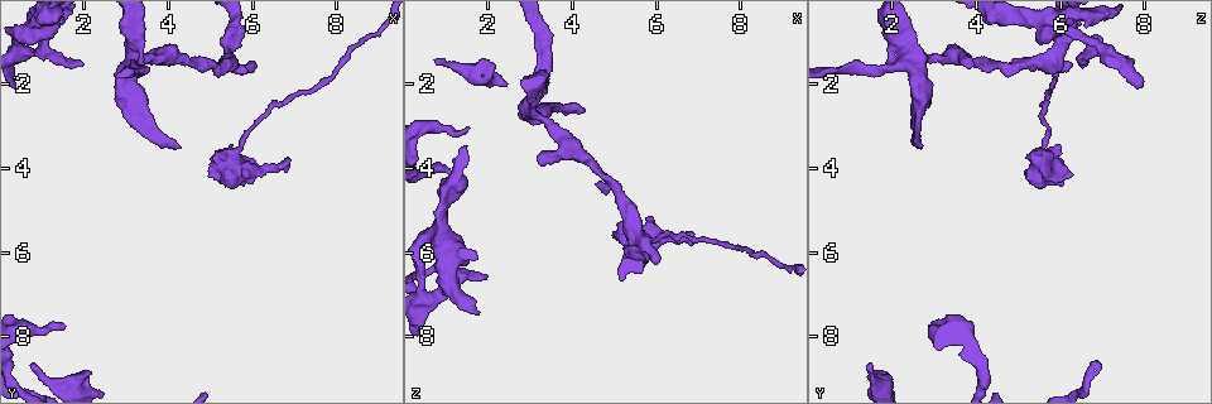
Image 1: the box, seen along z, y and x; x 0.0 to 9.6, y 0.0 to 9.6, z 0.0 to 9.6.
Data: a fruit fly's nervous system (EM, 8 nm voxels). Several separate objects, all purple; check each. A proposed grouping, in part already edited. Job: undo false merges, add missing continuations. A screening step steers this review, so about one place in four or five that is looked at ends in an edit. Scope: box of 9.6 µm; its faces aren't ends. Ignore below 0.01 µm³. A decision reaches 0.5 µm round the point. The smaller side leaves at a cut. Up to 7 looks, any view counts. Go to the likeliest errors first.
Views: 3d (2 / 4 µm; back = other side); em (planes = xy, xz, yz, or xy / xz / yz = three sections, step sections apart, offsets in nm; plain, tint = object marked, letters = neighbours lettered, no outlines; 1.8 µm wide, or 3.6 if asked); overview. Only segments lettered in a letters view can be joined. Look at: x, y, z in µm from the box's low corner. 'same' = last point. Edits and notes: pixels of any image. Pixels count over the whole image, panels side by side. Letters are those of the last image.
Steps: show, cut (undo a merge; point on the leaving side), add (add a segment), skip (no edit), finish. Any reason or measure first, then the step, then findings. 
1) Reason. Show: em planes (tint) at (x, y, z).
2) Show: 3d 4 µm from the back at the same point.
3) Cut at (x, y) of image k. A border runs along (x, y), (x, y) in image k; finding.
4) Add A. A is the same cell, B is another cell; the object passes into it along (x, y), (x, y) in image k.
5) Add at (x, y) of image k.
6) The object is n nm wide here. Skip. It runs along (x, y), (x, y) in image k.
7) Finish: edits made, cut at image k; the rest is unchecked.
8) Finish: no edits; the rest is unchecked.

Branch stops here. Show: em planes (plain) at (1.55, 7.75, 3.00).

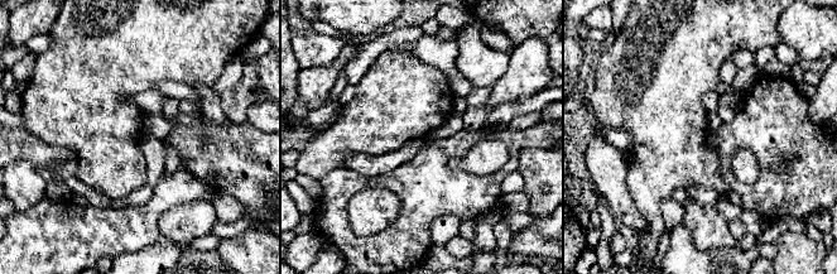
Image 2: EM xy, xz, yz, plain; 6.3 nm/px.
Show: em planes (letters) at the same point.

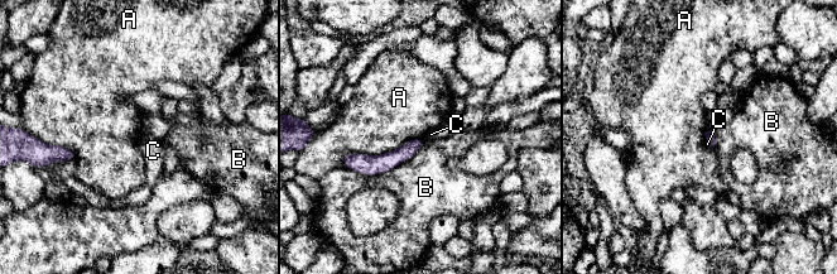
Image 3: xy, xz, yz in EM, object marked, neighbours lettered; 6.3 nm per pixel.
Skip. A, B and C are other cells; it runs along (421, 142), (386, 162), (349, 158) in image 3; no lettered segment goes on from it.

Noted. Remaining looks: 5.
Free end. Show: em xy step 16 (tint) at (0.70, 8.70, 1.50).

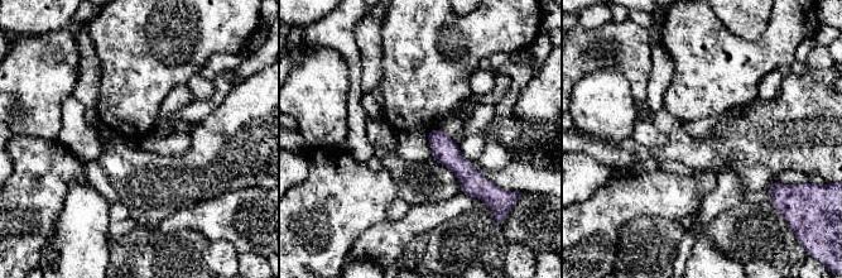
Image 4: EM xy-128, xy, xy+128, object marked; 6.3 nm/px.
Another direction. Show: em xz step 4 (letters) at the same point.

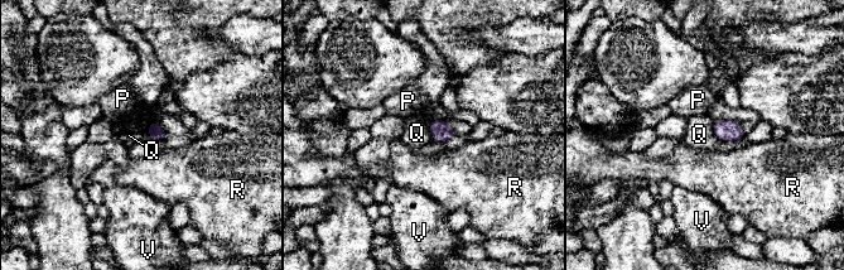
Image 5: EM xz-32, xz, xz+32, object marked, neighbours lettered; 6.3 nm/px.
The longest contact is with Q, 220 nm. Skip. P, Q, R and V are other cells; a border runs along (713, 121), (719, 139), (742, 139) in image 5; none of them fits.

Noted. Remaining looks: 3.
Branch stops here. Show: em planes (letters) at (1.90, 1.50, 6.60).

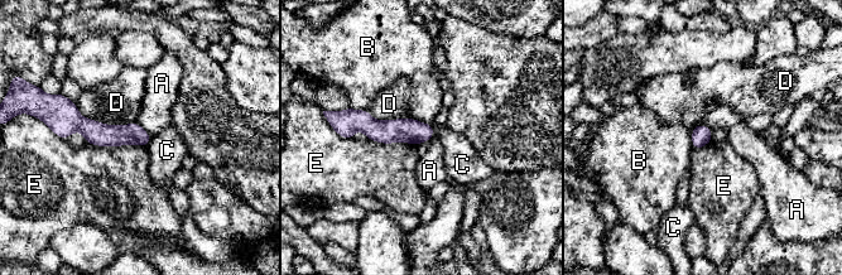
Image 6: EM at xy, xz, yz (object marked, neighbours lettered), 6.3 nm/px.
Skip. A, B, C, D and E are other cells; a border runs along (432, 125), (433, 134), (428, 140) in image 6; no lettered segment goes on from it.

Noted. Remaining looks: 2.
Finish: no edits; the rest is unchecked.

